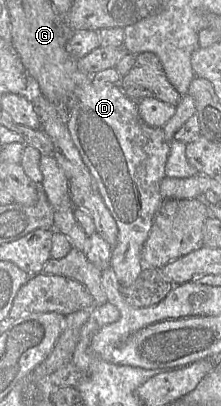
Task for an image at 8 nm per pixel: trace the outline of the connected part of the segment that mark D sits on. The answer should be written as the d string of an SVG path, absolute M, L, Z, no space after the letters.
M79 69L74 74L75 88L67 98L66 126L72 142L97 184L97 189L118 227L117 242L111 249L111 267L120 286L128 287L145 268L141 251L152 228L153 217L163 203L160 182L166 176L165 166L171 142L167 141L163 128L148 125L141 117L138 102L129 98L120 85L96 87L92 75Z

